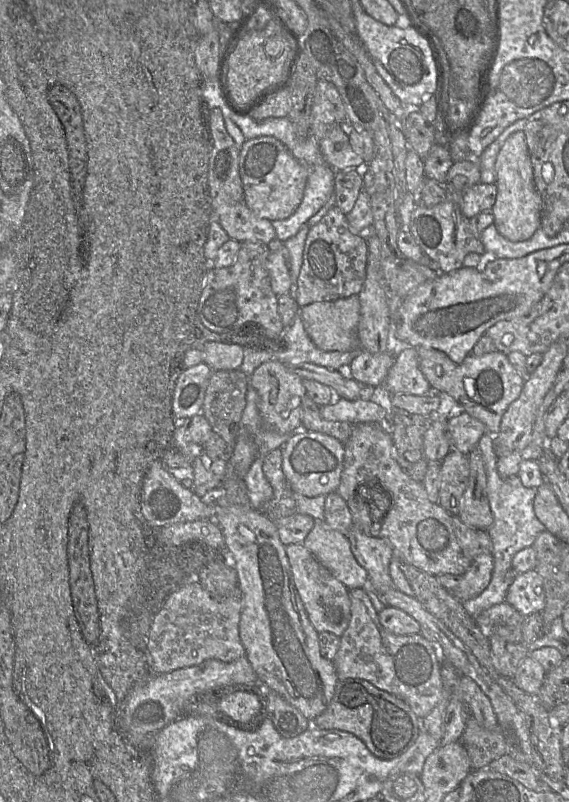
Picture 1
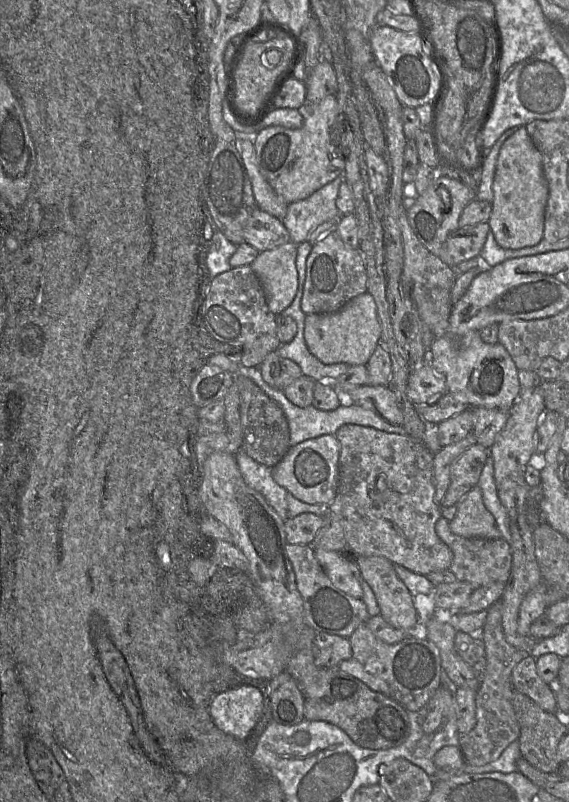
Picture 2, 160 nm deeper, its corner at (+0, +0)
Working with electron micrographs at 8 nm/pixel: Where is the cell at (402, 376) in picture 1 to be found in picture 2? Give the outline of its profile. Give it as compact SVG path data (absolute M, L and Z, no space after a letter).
M425 360L419 368L414 368L408 379L407 396L416 405L430 404L448 392L445 379L438 375L428 360Z

